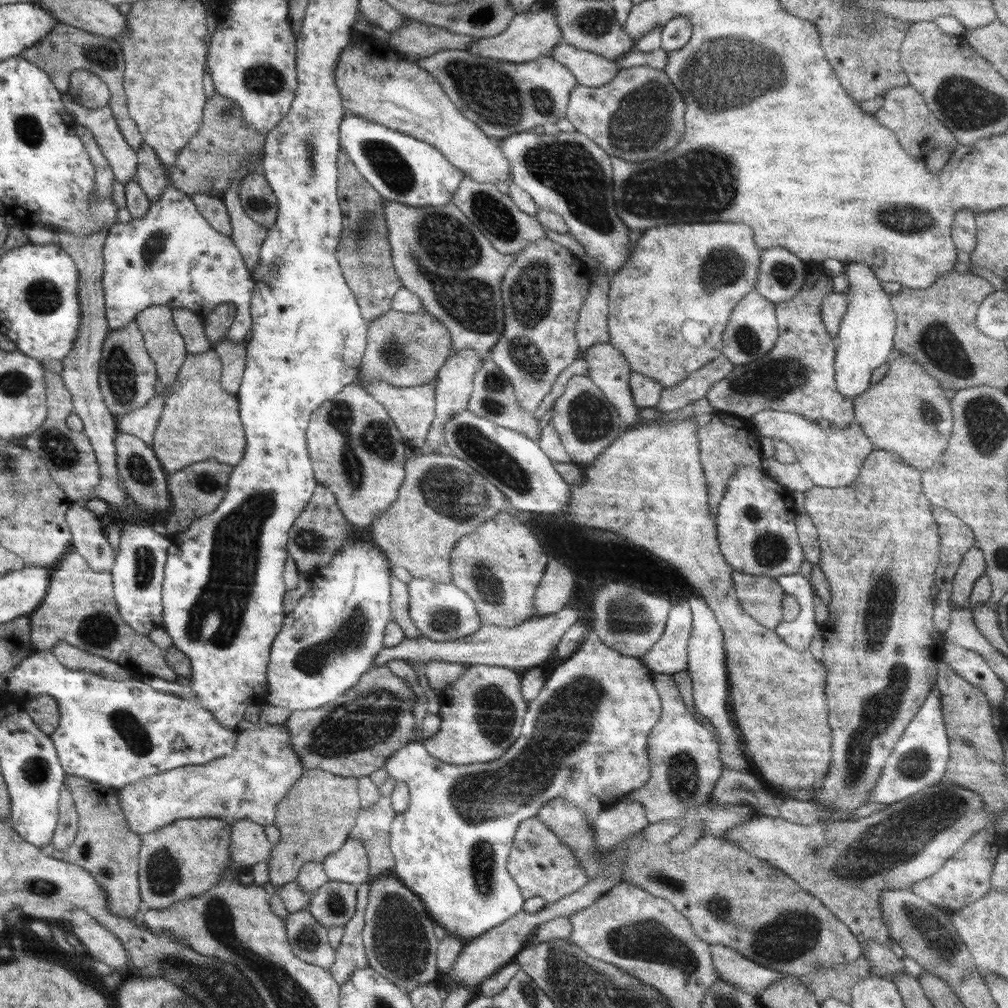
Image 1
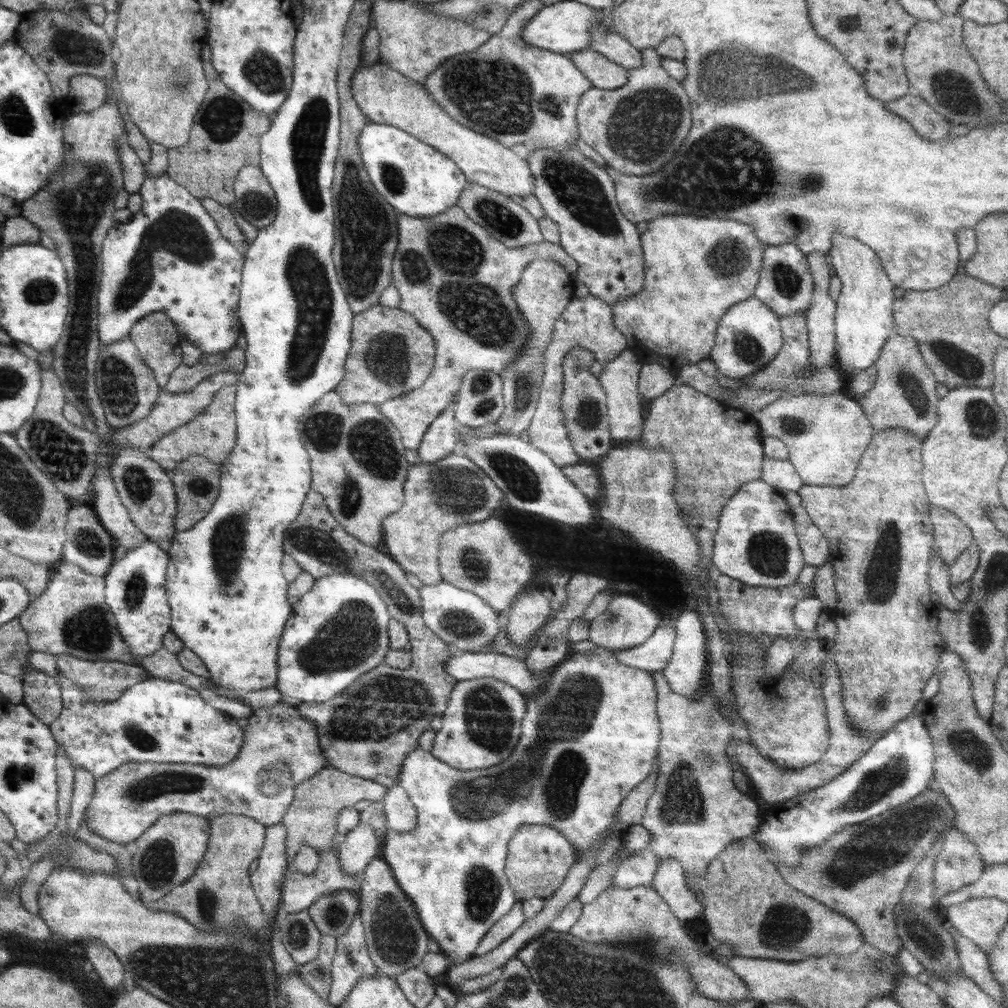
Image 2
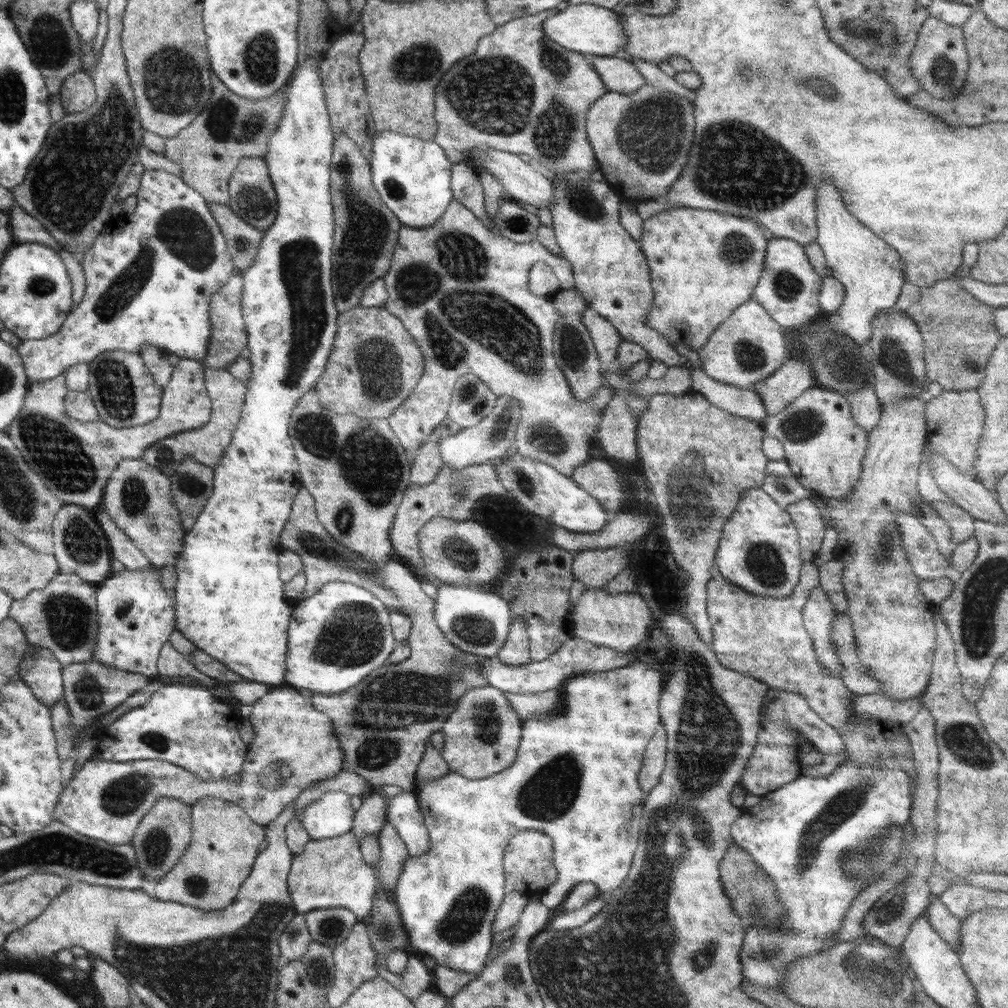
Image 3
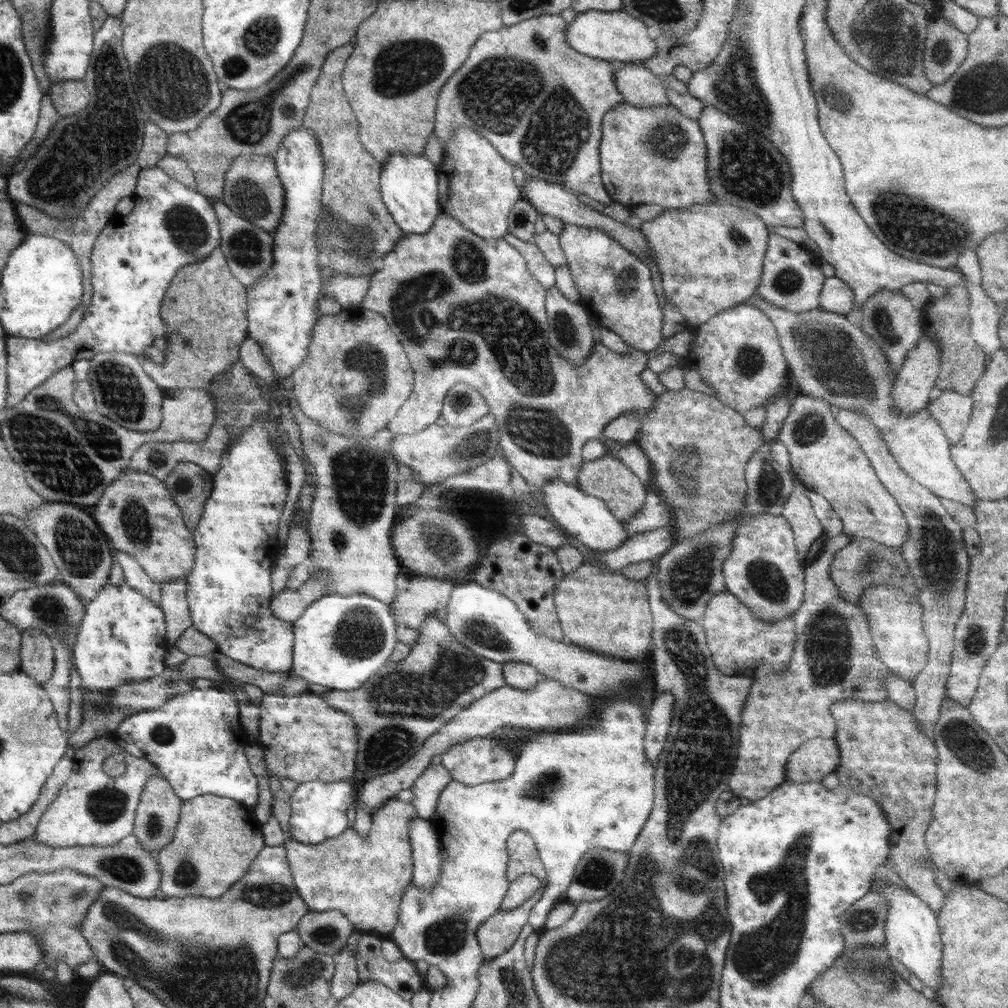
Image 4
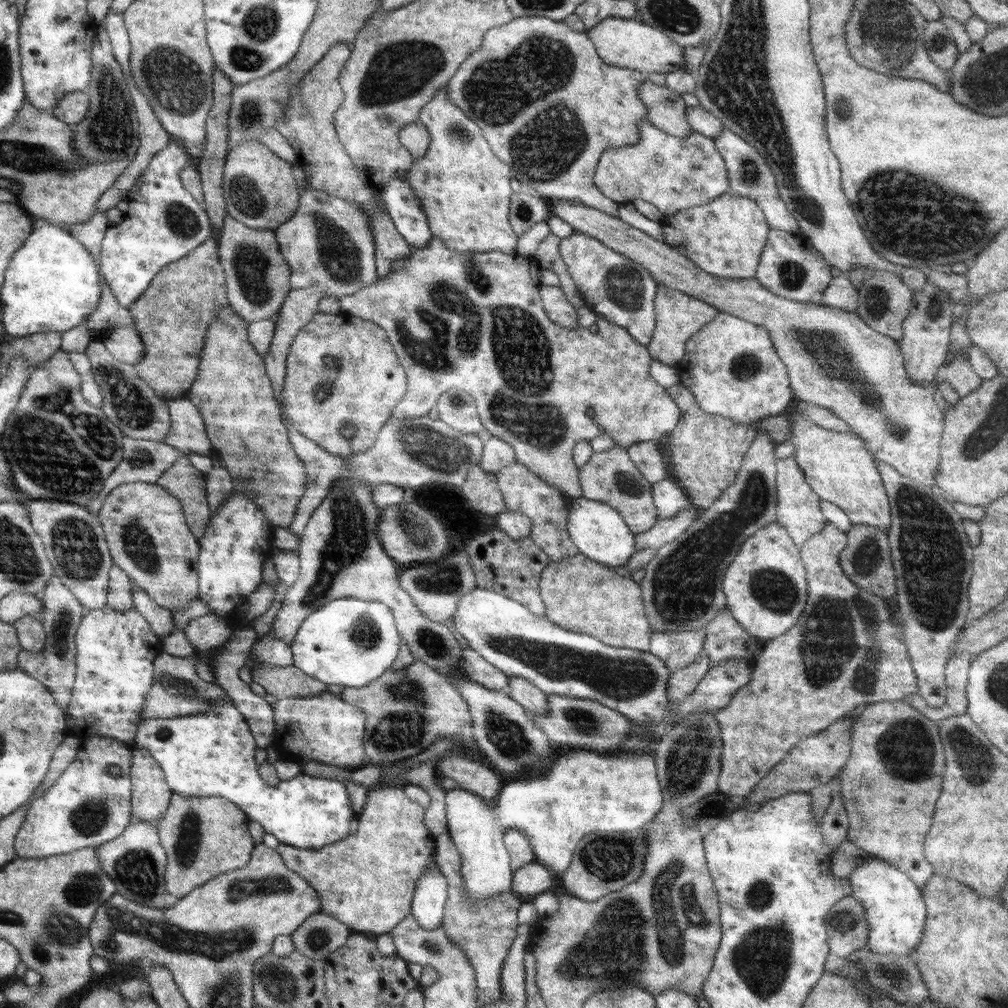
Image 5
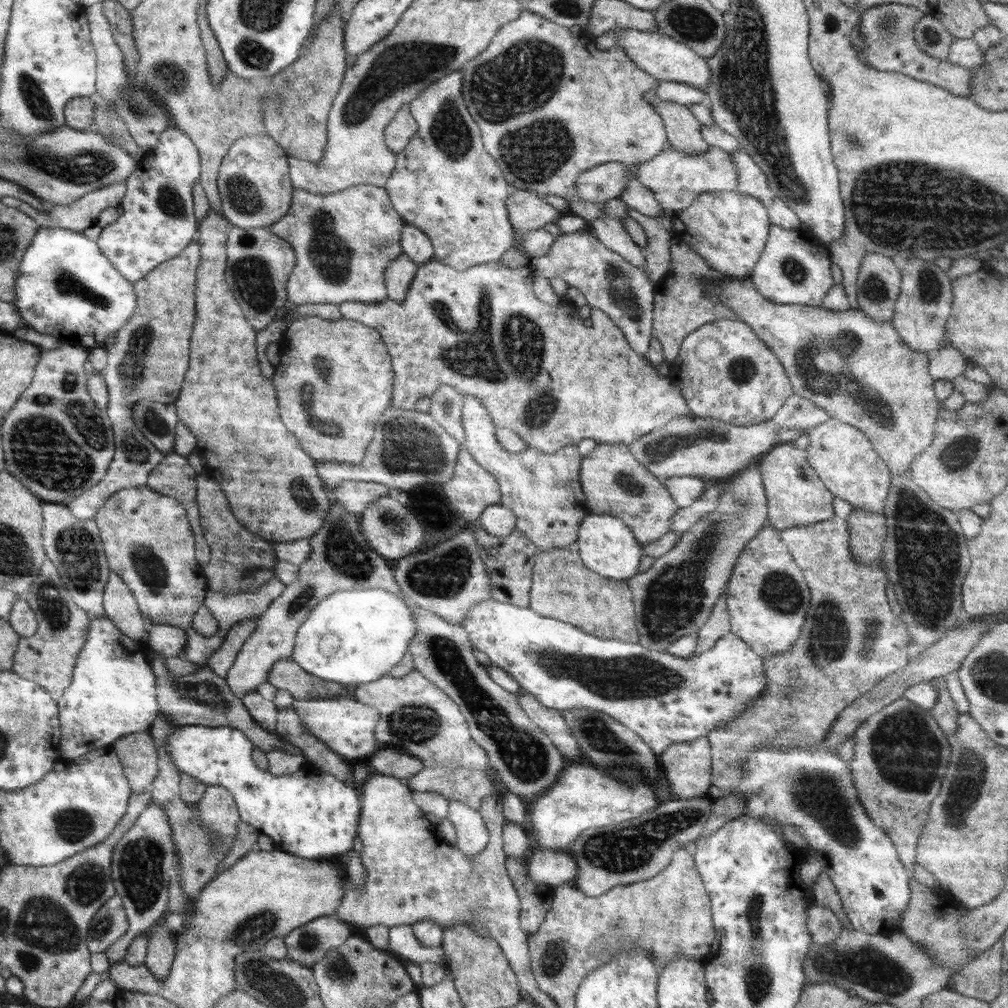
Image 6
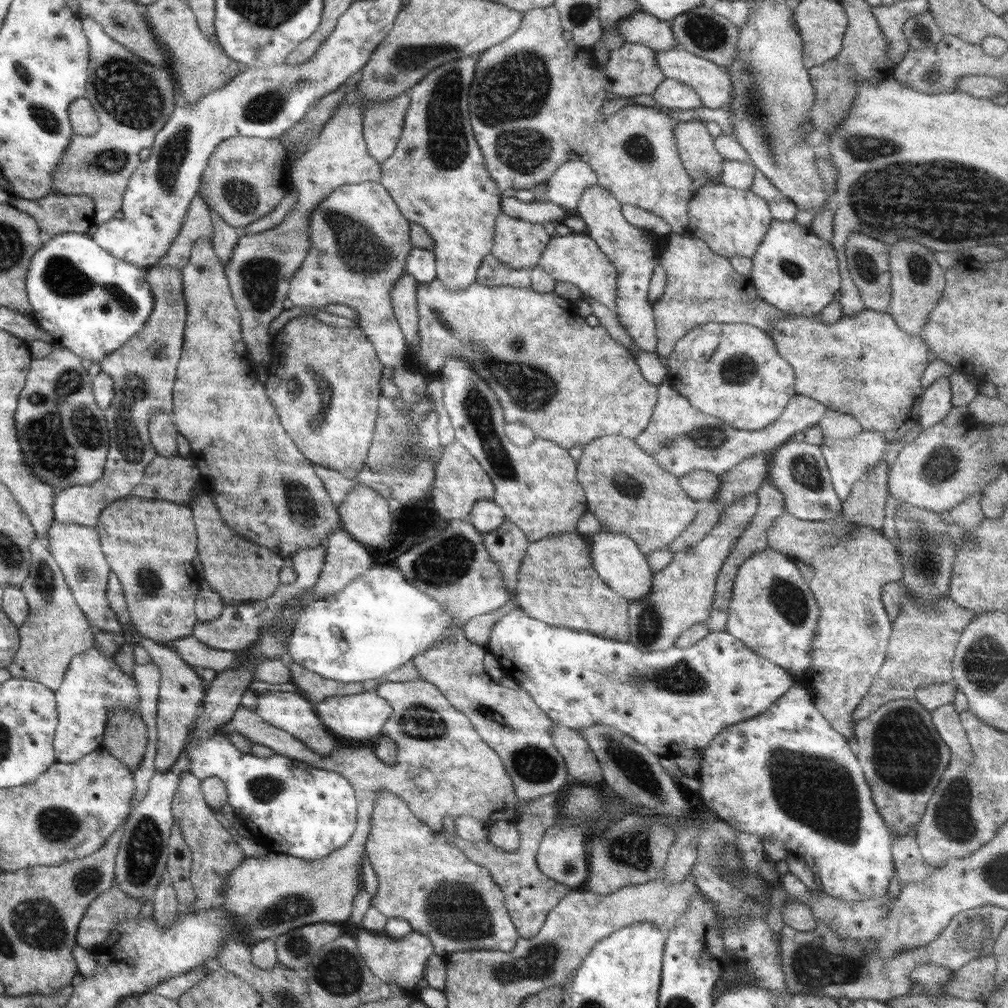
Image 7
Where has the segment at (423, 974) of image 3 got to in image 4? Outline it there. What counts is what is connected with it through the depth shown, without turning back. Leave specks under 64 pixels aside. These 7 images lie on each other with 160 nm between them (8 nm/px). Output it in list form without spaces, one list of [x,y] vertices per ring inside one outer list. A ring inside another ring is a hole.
[[[367,932],[359,938],[355,963],[359,984],[366,981],[380,981],[407,1001],[425,988],[424,978],[418,973],[415,962],[402,957],[396,962],[387,961],[380,953],[380,936]]]

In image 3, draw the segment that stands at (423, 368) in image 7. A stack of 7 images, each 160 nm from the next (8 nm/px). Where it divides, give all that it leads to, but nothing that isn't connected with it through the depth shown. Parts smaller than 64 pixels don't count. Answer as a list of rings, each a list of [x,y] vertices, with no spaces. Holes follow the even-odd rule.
[[[454,198],[450,201],[440,220],[436,221],[432,226],[414,228],[401,225],[399,239],[393,253],[390,268],[386,276],[383,277],[386,290],[388,291],[388,298],[386,299],[384,308],[399,318],[399,321],[406,327],[407,332],[410,333],[412,338],[418,343],[424,357],[424,370],[420,380],[417,382],[415,390],[394,410],[393,414],[387,418],[390,428],[395,432],[395,435],[406,451],[414,454],[428,436],[430,436],[434,430],[438,429],[440,422],[447,417],[447,410],[449,409],[452,392],[454,391],[454,386],[457,384],[457,380],[464,375],[476,375],[481,381],[487,384],[488,390],[497,398],[500,396],[508,396],[513,399],[516,398],[519,402],[521,419],[519,420],[514,440],[518,454],[546,462],[547,465],[552,466],[552,468],[558,470],[560,474],[565,474],[567,477],[571,476],[571,472],[576,467],[582,466],[591,458],[588,442],[596,435],[599,424],[601,423],[603,410],[606,408],[607,402],[614,397],[617,391],[605,382],[605,384],[603,384],[592,397],[587,398],[587,400],[579,400],[579,398],[572,395],[572,389],[570,389],[570,385],[563,375],[563,372],[558,368],[555,356],[553,355],[553,336],[555,326],[557,326],[561,314],[555,310],[555,306],[550,297],[536,297],[528,288],[529,270],[534,263],[539,261],[548,263],[551,266],[553,273],[556,274],[557,279],[560,280],[561,289],[575,288],[573,270],[568,260],[550,254],[536,239],[527,243],[518,243],[509,238],[504,238],[498,233],[492,233],[487,227],[484,227],[484,223],[482,223],[480,219],[477,219],[469,208],[466,208],[461,202],[458,202]],[[586,307],[581,319],[589,330],[598,360],[604,367],[613,367],[618,356],[619,342],[623,340],[620,333],[603,316],[593,308]]]

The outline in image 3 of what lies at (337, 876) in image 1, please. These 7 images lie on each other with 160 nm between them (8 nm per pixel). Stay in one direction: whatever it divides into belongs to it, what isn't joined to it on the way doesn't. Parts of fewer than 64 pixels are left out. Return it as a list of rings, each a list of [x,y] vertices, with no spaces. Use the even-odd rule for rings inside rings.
[[[376,788],[362,798],[362,805],[355,812],[353,827],[351,828],[359,843],[369,834],[378,836],[386,822],[386,805],[387,797],[380,794]]]

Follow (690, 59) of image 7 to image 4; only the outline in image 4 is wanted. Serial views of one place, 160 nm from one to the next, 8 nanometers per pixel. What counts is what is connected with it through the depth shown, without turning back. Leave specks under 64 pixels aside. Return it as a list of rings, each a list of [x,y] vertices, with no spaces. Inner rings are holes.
[[[587,10],[578,13],[565,28],[566,42],[580,54],[621,63],[643,64],[646,59],[652,58],[657,51],[652,36],[653,33],[644,22],[630,16],[624,10]]]

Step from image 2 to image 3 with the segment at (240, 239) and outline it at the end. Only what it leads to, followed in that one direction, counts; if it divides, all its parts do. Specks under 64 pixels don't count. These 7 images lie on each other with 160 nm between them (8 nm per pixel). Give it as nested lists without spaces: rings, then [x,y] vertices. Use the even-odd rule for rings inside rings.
[[[212,202],[208,204],[208,208],[226,239],[228,254],[230,254],[232,262],[241,273],[244,272],[252,266],[258,256],[263,231],[250,226],[236,216],[227,204]]]

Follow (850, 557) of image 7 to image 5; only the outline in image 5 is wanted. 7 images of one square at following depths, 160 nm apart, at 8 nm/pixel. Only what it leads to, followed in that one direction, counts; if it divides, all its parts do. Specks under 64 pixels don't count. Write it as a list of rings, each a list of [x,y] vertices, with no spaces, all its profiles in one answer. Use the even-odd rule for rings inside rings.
[[[828,521],[818,534],[809,538],[808,542],[803,544],[802,548],[799,549],[801,561],[804,563],[807,572],[808,602],[806,608],[804,608],[798,622],[796,622],[786,634],[782,634],[782,636],[778,636],[778,638],[770,639],[770,641],[765,644],[760,655],[754,657],[754,672],[752,672],[750,682],[746,686],[739,688],[730,699],[730,702],[715,714],[718,721],[718,730],[720,730],[720,736],[722,736],[723,742],[721,773],[717,780],[719,786],[718,792],[725,795],[748,796],[753,793],[754,787],[769,773],[769,770],[775,764],[778,764],[778,762],[789,753],[789,750],[802,742],[802,740],[814,736],[815,733],[823,733],[828,726],[834,725],[834,722],[839,718],[856,710],[858,707],[884,702],[886,700],[900,700],[906,695],[919,693],[917,678],[912,669],[907,645],[903,640],[903,631],[900,631],[900,629],[896,627],[896,623],[894,623],[890,604],[886,599],[872,595],[872,593],[868,593],[863,588],[856,586],[843,573],[839,563],[839,554],[846,545],[847,534],[837,526],[834,526],[831,521]]]

